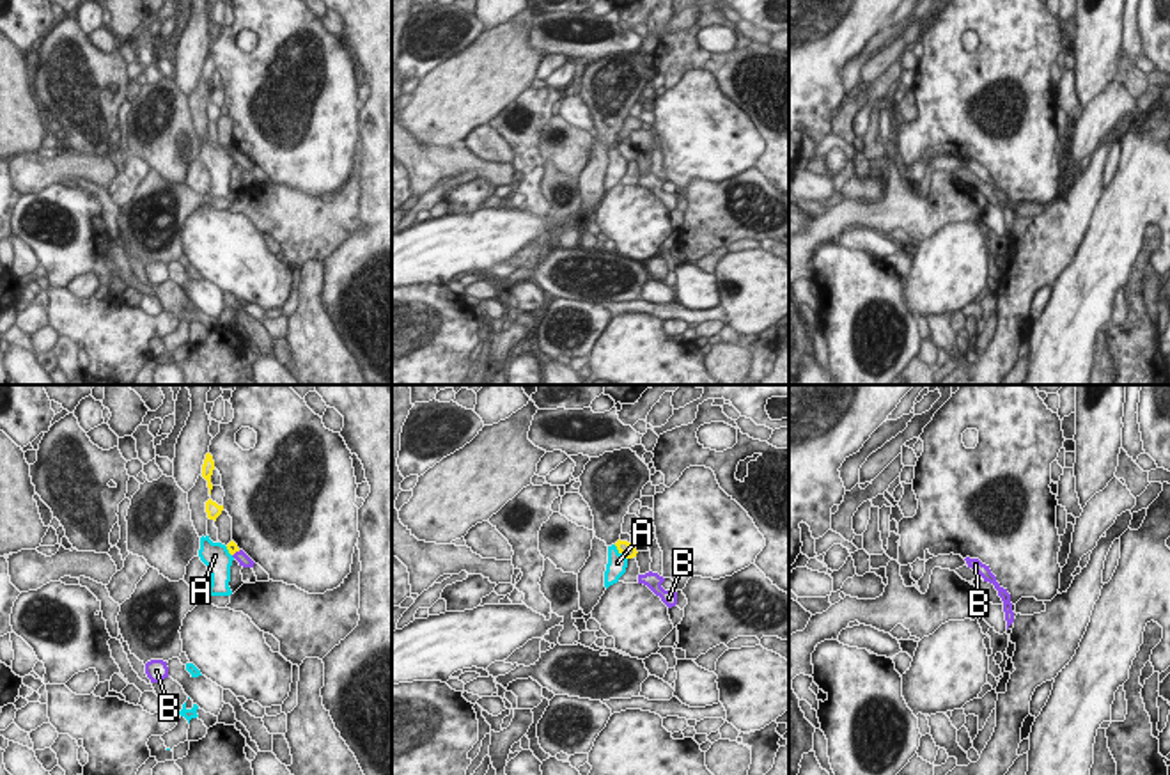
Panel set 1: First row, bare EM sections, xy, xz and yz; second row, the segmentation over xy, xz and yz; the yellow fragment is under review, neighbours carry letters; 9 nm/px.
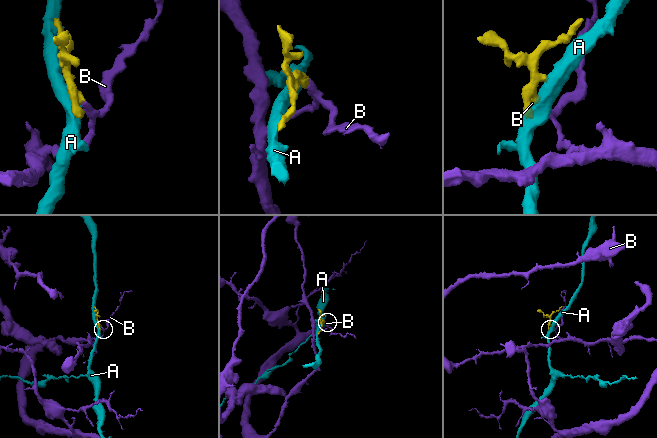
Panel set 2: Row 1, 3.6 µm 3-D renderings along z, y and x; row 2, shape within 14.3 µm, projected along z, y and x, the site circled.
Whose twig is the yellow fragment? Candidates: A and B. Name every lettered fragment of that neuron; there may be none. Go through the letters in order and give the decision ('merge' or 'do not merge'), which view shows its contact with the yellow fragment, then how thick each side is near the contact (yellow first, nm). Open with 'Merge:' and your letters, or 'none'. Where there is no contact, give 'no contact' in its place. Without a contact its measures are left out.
Merge: B
A: do not merge; meets yellow in xz; 140 nm thick on the yellow side, 180 nm on the other
B: merge; meets yellow in xy; 90 nm thick on the yellow side, 120 nm on the other

